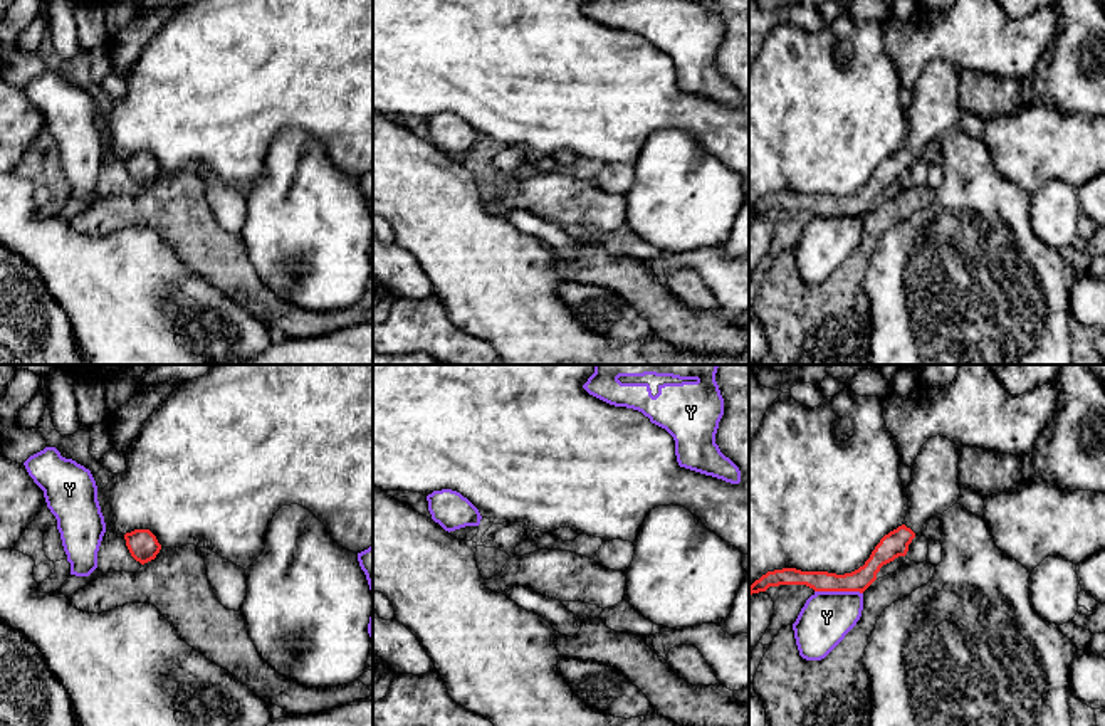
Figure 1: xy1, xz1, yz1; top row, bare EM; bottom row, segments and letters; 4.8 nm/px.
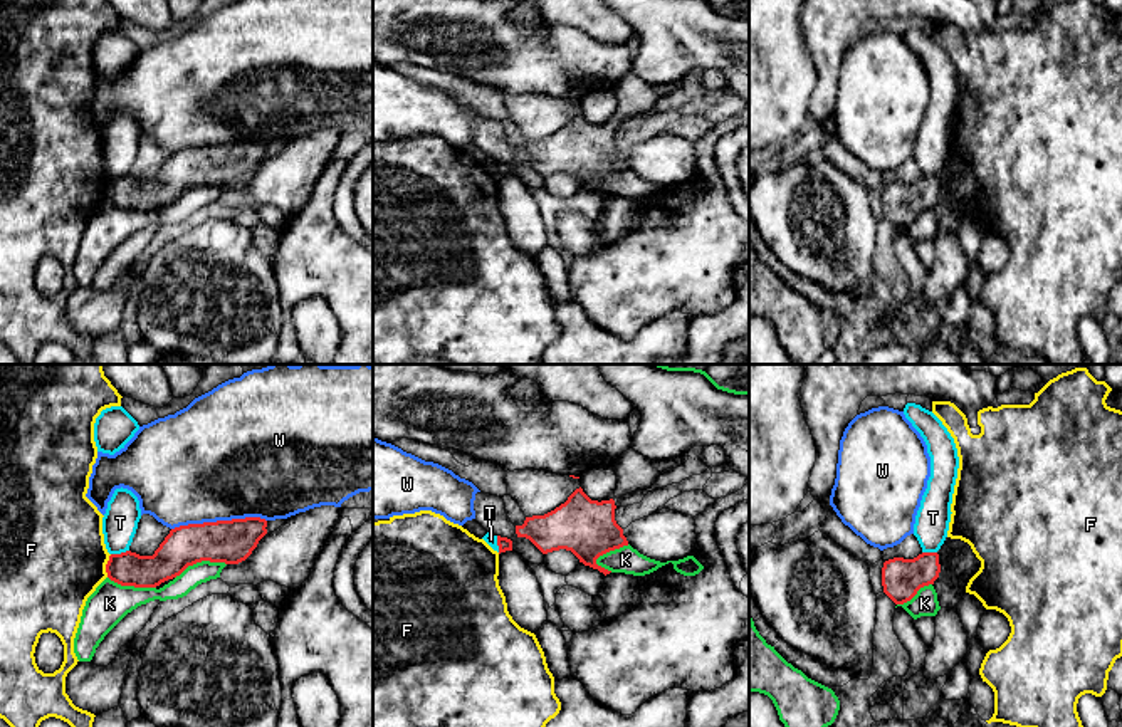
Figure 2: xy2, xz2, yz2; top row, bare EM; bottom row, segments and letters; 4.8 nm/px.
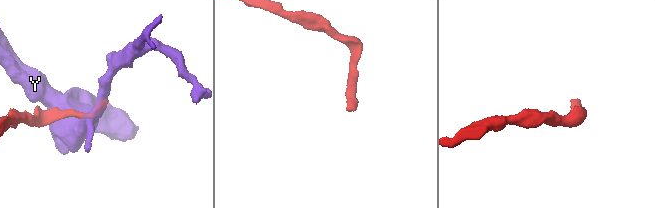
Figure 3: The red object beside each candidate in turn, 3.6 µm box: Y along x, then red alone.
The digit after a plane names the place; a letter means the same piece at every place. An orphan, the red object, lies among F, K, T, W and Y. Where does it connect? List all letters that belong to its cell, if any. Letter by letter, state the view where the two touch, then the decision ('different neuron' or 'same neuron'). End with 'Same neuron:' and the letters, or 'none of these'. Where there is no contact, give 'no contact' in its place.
F: xy2 | different neuron
K: xy2 | different neuron
T: xy2 | different neuron
W: xy2 | different neuron
Y: yz1 | different neuron
Same neuron: none of these

